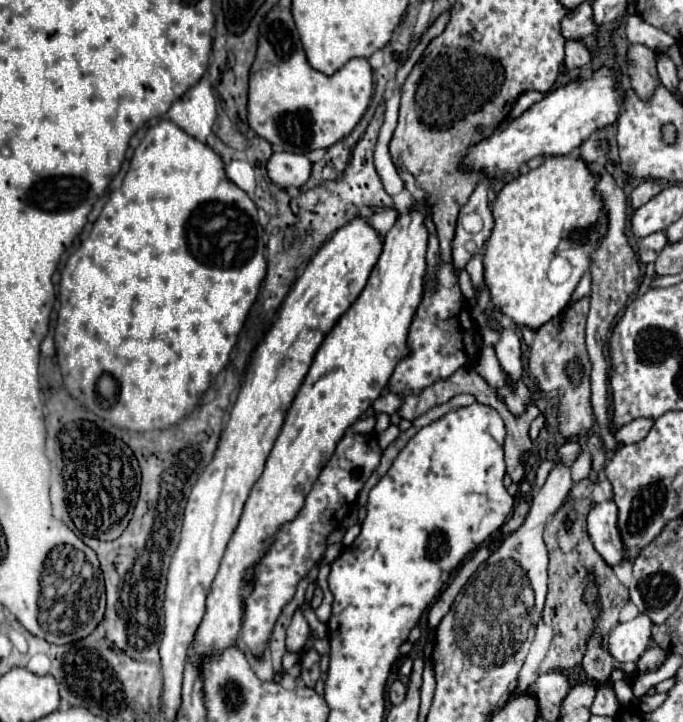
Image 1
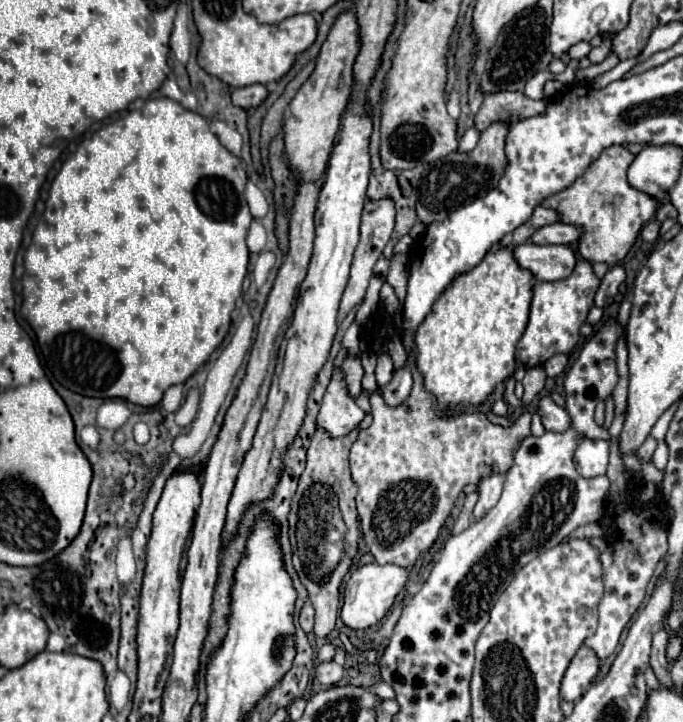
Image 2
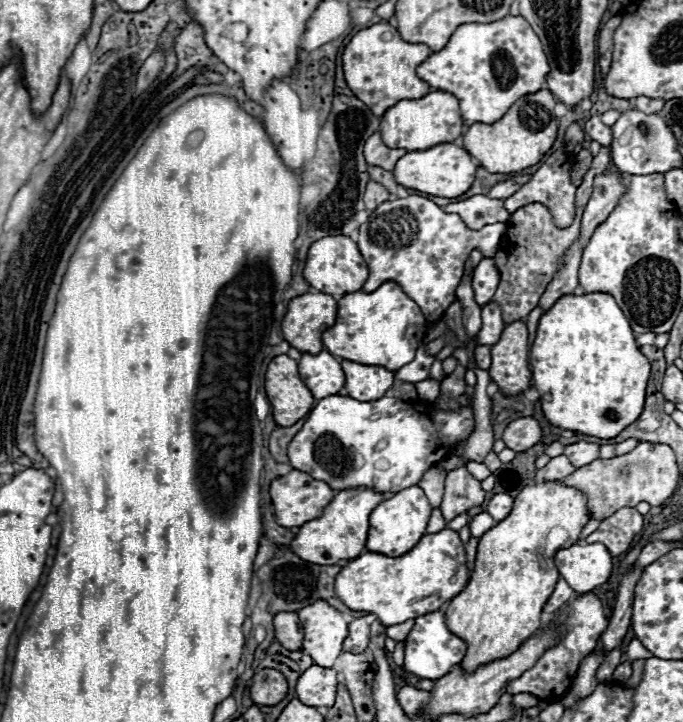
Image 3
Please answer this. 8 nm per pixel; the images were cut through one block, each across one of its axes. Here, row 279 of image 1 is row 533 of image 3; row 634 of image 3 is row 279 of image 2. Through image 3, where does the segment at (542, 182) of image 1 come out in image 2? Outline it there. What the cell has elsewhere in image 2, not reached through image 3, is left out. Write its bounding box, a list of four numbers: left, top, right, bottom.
[414,248,532,408]

